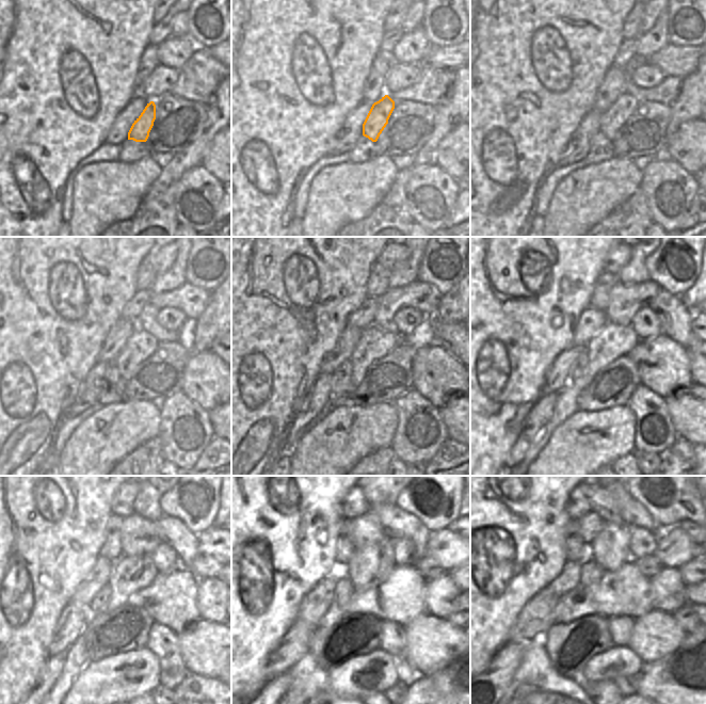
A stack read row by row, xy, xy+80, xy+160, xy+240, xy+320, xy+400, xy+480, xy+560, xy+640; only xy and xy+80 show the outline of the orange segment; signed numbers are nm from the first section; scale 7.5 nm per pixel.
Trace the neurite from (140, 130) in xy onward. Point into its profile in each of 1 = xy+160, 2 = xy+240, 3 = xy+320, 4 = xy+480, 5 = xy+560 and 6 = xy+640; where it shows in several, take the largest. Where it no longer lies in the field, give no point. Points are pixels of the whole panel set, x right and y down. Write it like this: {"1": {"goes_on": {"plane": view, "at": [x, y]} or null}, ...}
{"1": {"goes_on": {"plane": "xy+160", "at": [610, 121]}}, "2": {"goes_on": {"plane": "xy+240", "at": [141, 344]}}, "3": {"goes_on": {"plane": "xy+320", "at": [373, 344]}}, "4": {"goes_on": {"plane": "xy+480", "at": [130, 574]}}, "5": {"goes_on": {"plane": "xy+560", "at": [370, 565]}}, "6": {"goes_on": {"plane": "xy+640", "at": [610, 548]}}}

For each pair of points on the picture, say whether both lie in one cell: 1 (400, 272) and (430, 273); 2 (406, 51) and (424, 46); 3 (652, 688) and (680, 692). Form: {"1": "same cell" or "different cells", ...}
{"1": "different cells", "2": "same cell", "3": "same cell"}

